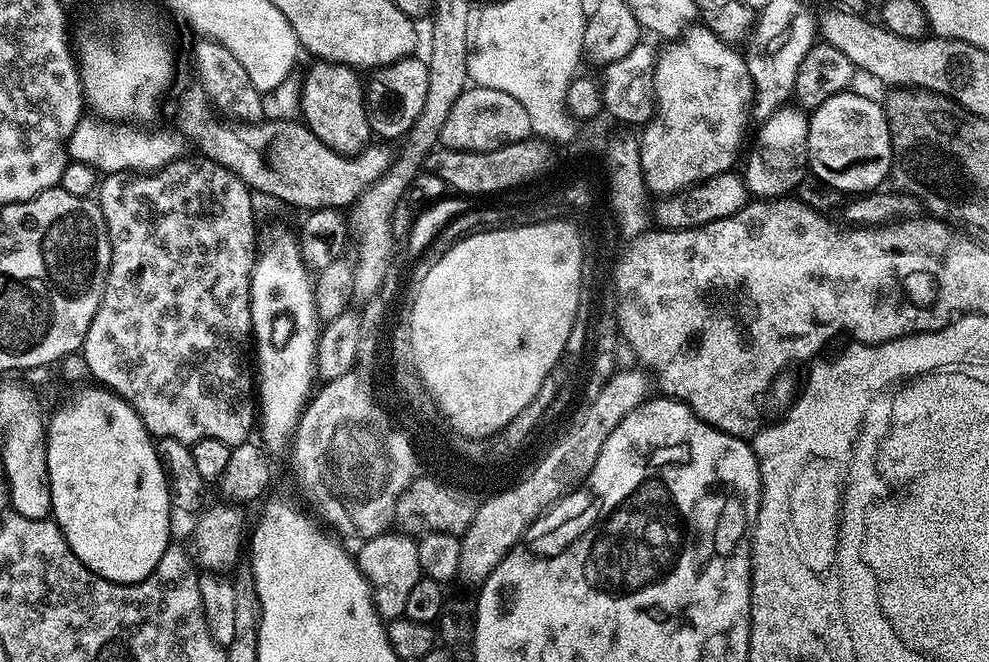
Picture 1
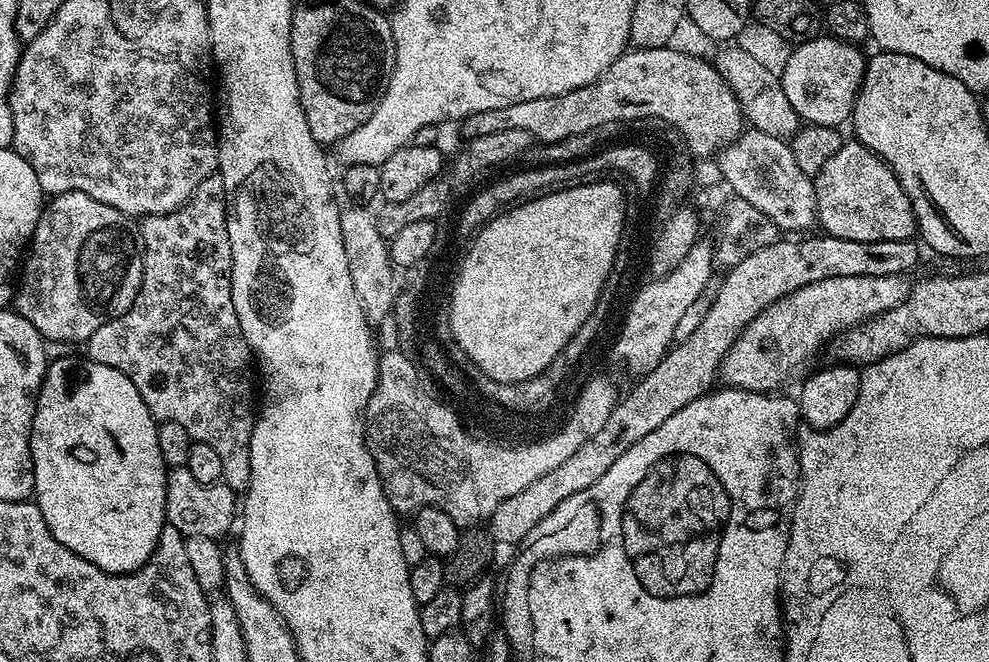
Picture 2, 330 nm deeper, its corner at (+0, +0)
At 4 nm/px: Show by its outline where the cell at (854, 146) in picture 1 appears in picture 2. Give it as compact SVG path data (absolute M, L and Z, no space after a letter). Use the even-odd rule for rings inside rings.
M859 142L841 143L838 154L834 154L834 158L830 158L830 162L826 162L826 166L822 166L820 173L814 177L816 185L816 218L821 228L827 235L834 238L846 238L850 242L894 242L895 240L910 240L917 235L916 215L912 209L912 203L908 201L908 195L902 190L902 186L898 182L898 178L892 173L891 168L880 156L875 156L871 150L864 144Z

